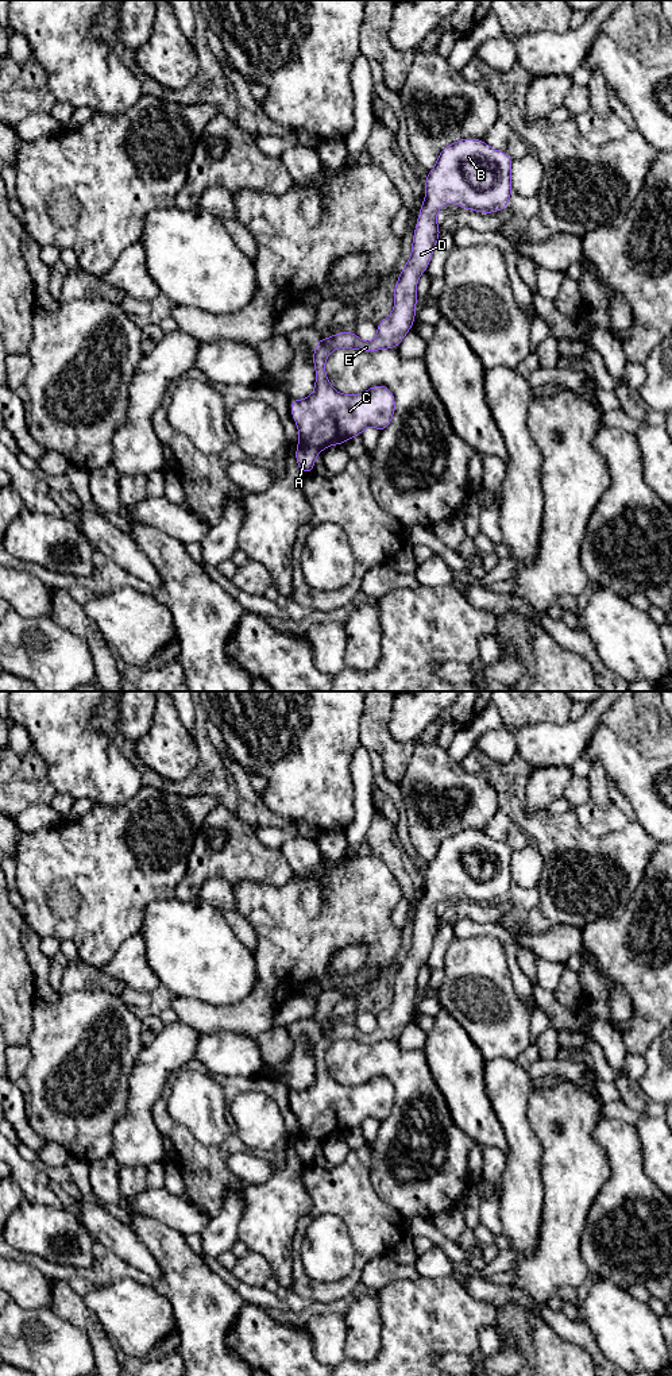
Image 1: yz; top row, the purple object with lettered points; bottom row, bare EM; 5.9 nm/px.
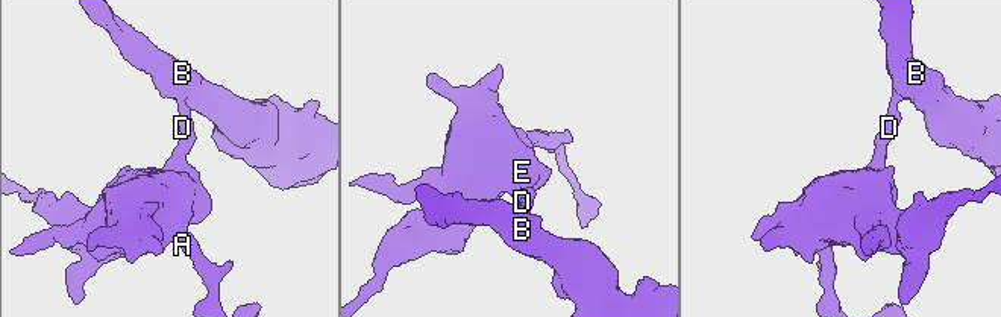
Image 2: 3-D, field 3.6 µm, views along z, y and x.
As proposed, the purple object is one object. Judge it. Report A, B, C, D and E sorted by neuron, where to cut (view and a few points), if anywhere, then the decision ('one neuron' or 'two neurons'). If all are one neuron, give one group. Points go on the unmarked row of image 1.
A / B C D E; cut in yz along (298, 1134), (320, 1141); two neurons

